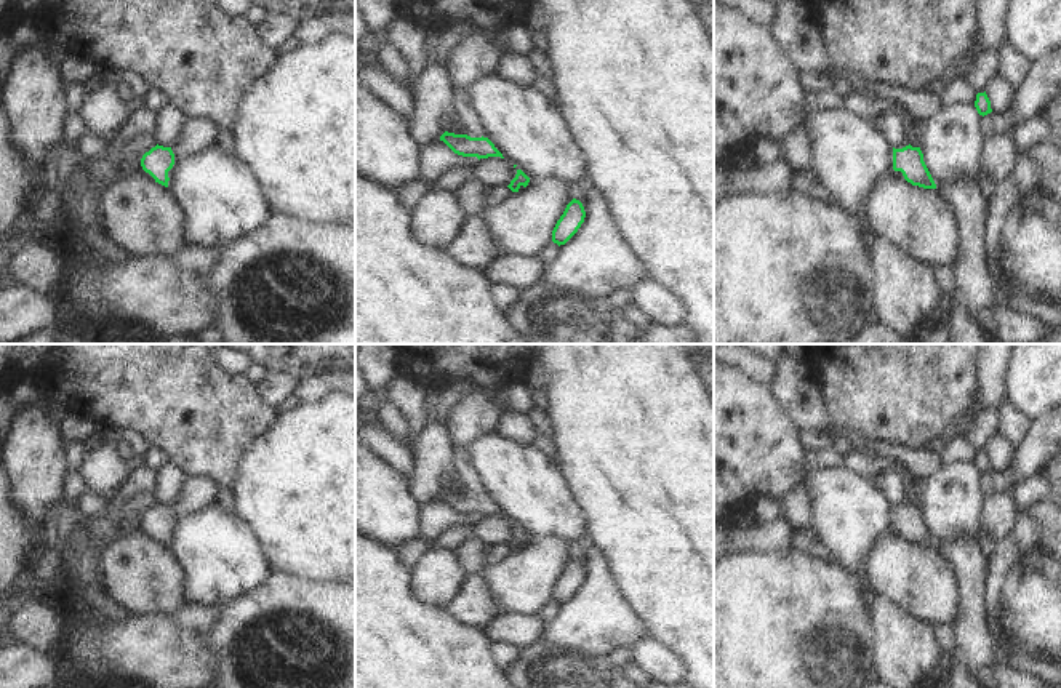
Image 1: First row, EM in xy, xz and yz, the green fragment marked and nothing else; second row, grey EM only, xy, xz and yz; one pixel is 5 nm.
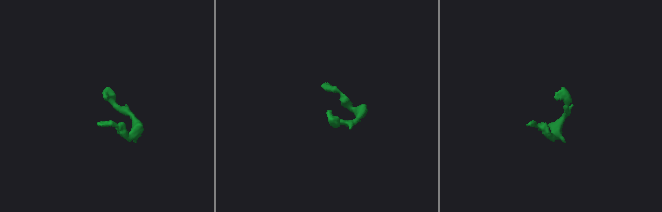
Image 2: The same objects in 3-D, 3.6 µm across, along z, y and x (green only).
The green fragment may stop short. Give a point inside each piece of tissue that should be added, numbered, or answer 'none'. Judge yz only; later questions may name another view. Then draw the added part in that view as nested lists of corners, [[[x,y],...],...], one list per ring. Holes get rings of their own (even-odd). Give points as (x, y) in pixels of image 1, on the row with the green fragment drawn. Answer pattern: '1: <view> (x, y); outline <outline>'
none

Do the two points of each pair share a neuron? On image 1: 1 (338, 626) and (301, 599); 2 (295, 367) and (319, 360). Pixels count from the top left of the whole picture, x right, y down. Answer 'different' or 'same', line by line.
1: same
2: same

